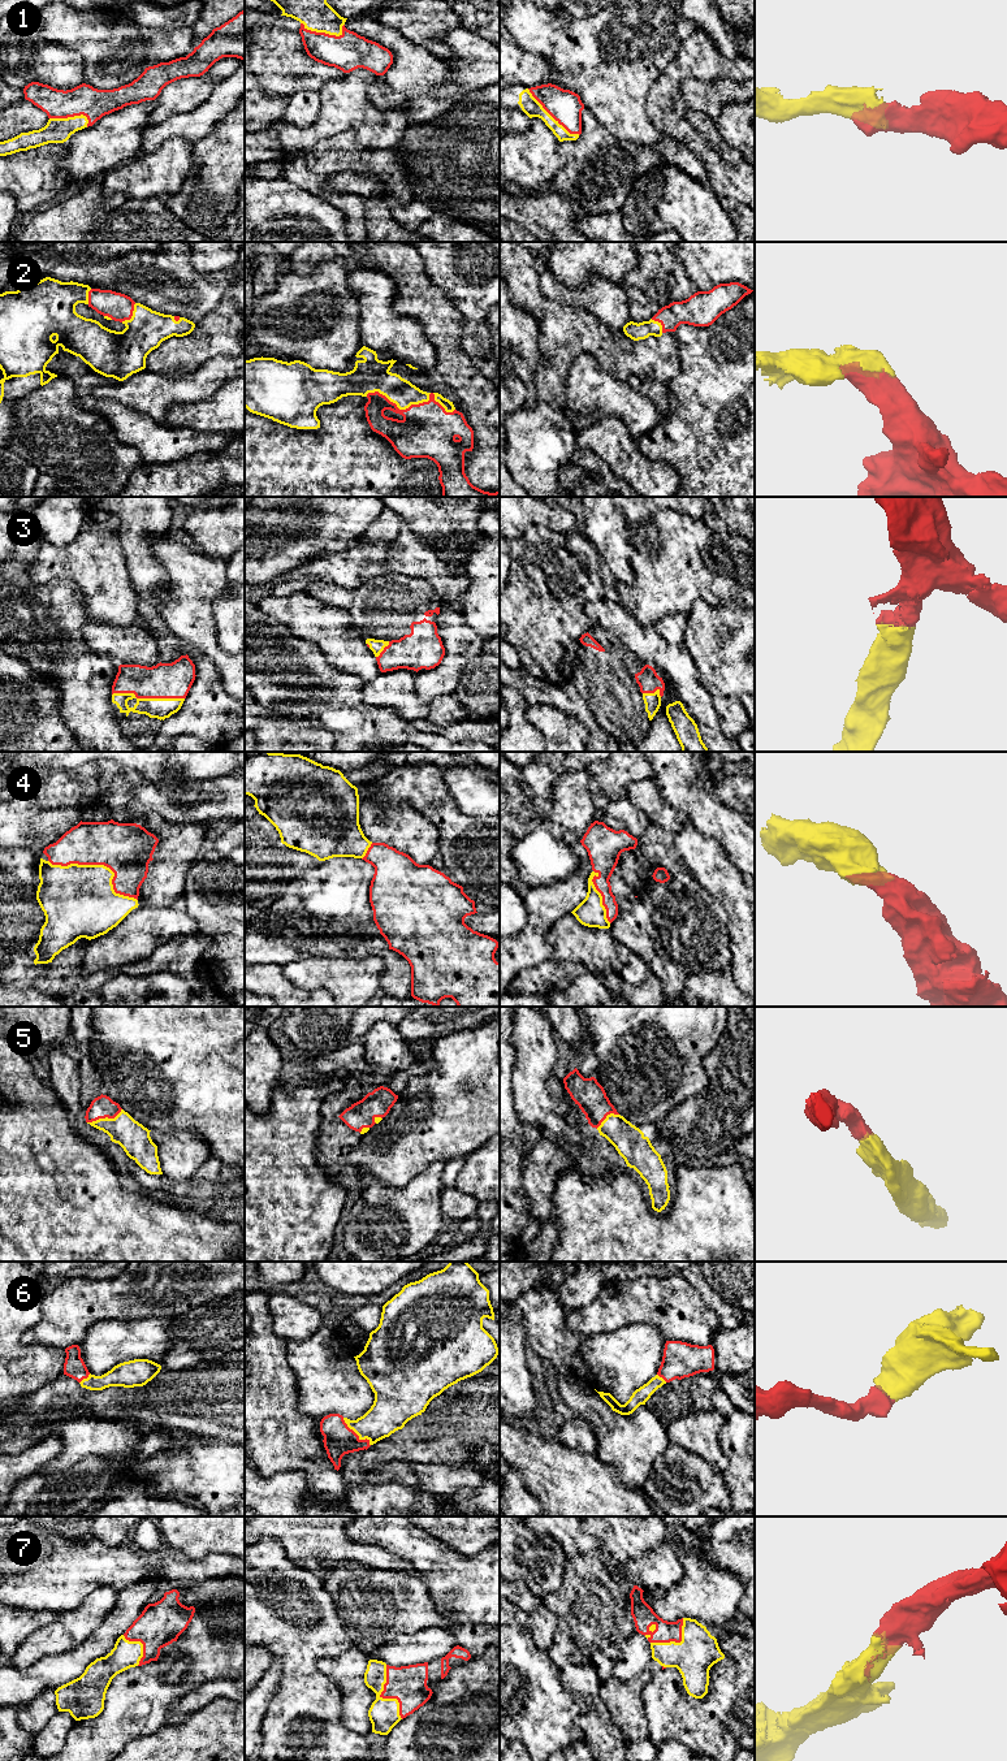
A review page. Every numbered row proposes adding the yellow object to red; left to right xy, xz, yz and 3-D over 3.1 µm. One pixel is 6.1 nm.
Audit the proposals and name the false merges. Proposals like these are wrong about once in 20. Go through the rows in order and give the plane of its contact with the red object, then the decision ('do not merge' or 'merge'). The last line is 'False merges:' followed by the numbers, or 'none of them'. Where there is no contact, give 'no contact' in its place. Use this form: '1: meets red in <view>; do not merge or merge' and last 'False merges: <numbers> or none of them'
1: meets red in yz; merge
2: meets red in xz; merge
3: meets red in xy; merge
4: meets red in xy; merge
5: meets red in xy; merge
6: meets red in xz; merge
7: meets red in xz; merge
False merges: none of them

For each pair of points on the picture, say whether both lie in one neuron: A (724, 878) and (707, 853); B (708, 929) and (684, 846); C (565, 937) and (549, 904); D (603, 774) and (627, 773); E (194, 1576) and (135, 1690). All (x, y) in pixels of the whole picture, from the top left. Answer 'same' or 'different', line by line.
A: same
B: different
C: different
D: same
E: different

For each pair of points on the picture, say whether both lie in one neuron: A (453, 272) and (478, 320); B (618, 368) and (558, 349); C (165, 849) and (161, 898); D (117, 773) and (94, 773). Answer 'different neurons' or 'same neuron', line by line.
A: same neuron
B: same neuron
C: same neuron
D: different neurons

